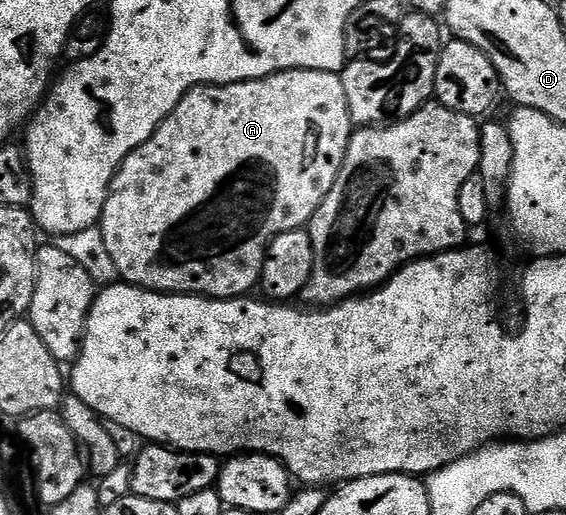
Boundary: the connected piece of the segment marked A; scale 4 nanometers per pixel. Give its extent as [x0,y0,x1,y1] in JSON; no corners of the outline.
[100,70,352,299]

